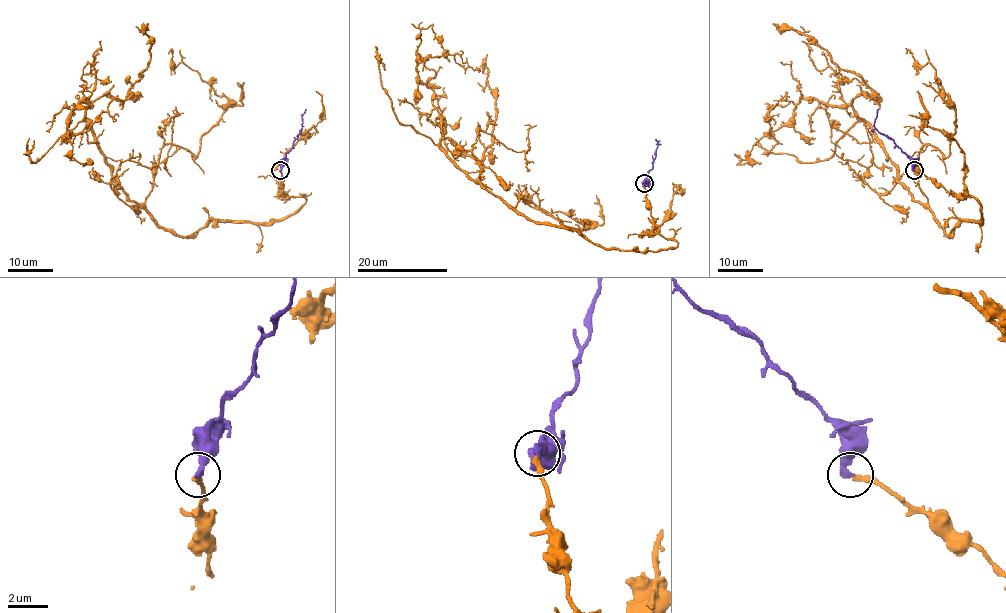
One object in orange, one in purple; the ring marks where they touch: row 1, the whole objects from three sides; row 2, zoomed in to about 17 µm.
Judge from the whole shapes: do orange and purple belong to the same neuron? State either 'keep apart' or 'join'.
join

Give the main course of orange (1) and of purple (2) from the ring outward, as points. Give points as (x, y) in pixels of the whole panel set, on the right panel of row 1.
1: (914, 170), (971, 196), (982, 222), (948, 236), (850, 106), (800, 99), (769, 132), (786, 91)
2: (914, 170), (913, 162), (893, 140), (875, 127), (878, 109)

